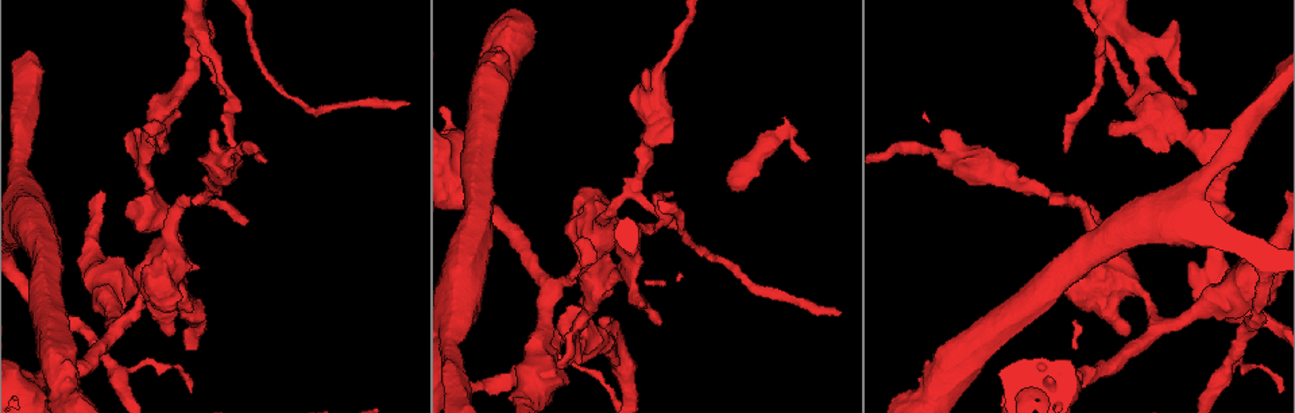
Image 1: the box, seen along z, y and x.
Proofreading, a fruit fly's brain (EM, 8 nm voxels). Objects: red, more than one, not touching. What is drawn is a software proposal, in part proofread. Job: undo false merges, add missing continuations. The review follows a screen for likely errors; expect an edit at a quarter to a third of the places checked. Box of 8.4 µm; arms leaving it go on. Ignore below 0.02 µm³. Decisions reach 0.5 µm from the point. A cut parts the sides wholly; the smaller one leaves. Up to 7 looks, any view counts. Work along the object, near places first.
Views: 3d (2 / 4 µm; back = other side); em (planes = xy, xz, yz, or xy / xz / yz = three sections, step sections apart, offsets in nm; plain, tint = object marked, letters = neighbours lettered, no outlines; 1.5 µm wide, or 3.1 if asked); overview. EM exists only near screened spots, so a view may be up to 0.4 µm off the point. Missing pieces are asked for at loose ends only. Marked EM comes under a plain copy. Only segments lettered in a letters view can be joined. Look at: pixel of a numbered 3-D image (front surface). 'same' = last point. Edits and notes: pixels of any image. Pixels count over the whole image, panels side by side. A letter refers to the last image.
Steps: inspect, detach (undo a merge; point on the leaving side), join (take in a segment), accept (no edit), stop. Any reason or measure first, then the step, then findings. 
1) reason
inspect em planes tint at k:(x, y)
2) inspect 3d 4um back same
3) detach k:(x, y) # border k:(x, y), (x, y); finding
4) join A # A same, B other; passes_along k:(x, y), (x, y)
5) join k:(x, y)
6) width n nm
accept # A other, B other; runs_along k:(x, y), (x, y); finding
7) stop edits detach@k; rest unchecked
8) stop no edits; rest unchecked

end of a long branch
inspect em planes letters at 1:(840, 313)

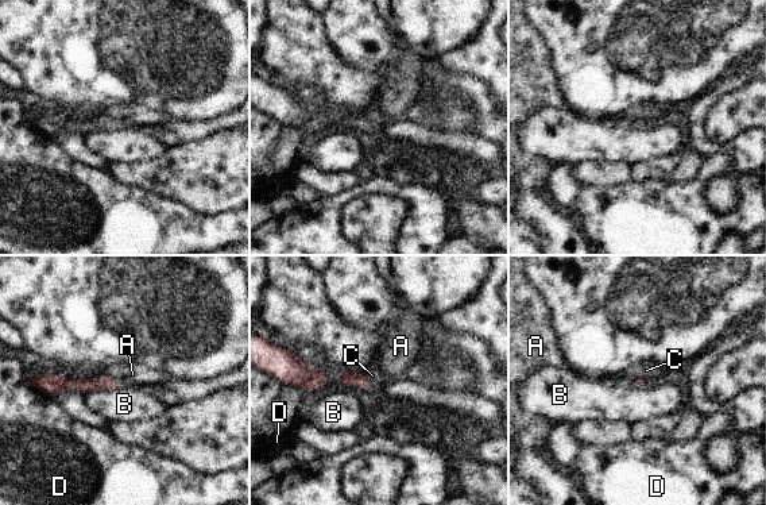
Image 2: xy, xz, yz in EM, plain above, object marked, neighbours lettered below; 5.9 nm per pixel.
accept # A other, B other, C other, D other; runs_along 2:(39, 378), (45, 382), (116, 384); none of them fits

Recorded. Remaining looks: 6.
branch stops here
inspect 3d 4um back at 1:(211, 20)

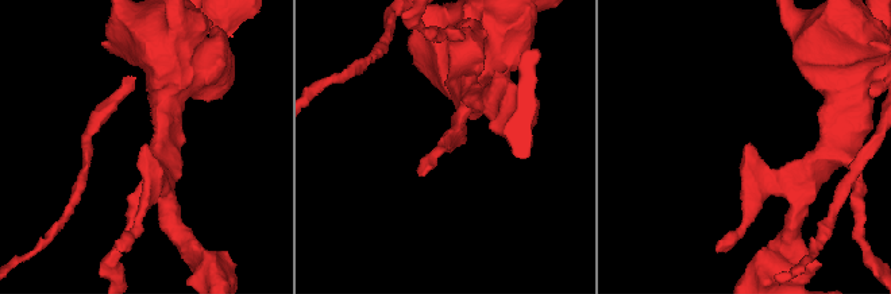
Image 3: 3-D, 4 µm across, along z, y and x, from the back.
inspect em xy step 8 letters at 3:(752, 145)

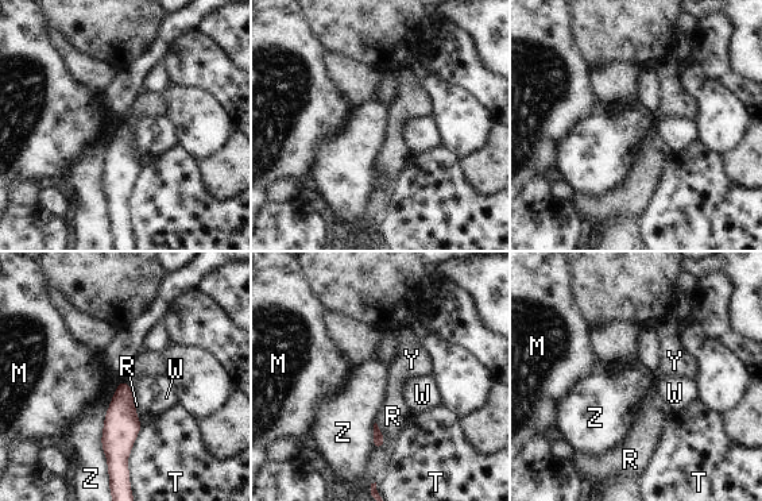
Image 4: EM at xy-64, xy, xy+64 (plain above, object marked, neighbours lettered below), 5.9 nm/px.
inspect em planes letters same

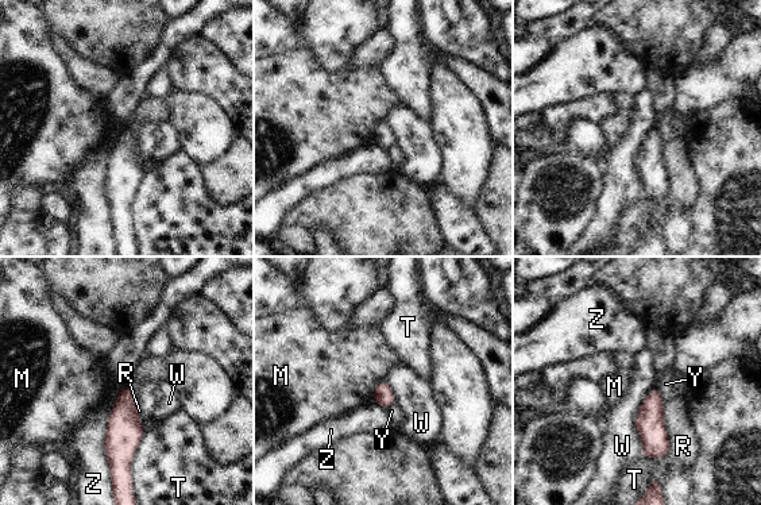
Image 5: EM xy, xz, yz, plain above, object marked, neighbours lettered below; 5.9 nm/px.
longest_contact Z 550 nm
accept # M other, R other, T other, W other, Y other, Z other; no lettered segment goes on from it

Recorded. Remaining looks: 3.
stops while still wide
inspect 3d 2um at 1:(179, 298)

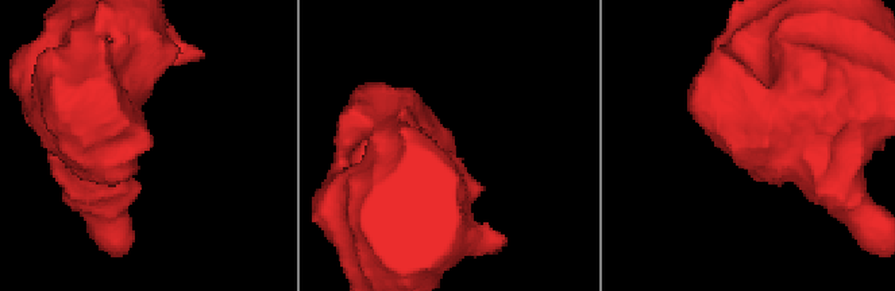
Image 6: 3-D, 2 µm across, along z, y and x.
inspect em yz step 4 letters at 6:(453, 149)

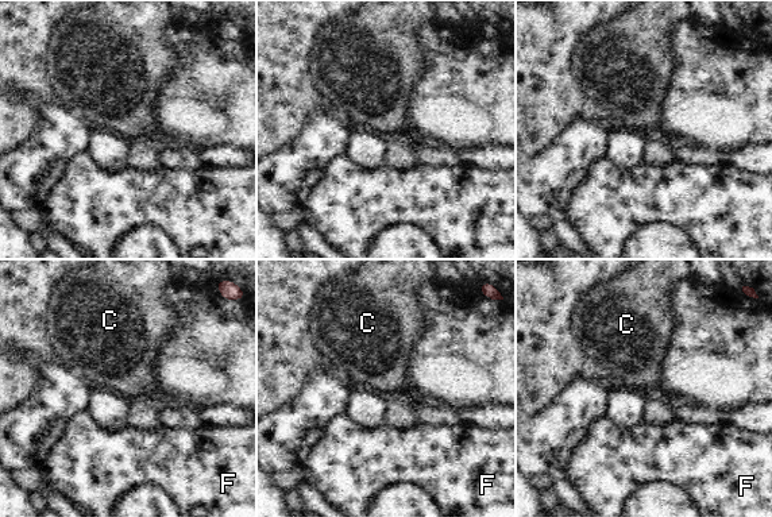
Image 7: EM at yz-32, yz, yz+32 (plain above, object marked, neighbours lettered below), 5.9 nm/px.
inspect em planes letters same

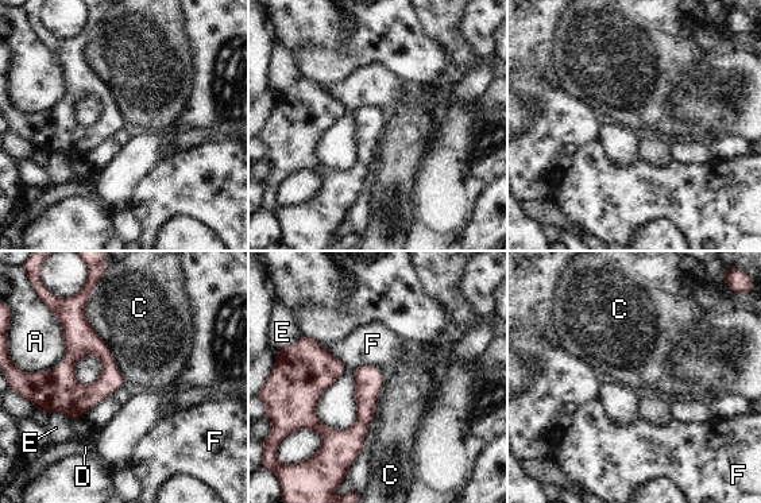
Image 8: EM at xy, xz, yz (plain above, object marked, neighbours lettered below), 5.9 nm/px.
accept # A other, C other, D other, E other, F other; no lettered segment goes on from it

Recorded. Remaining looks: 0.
stop no edits; rest unchecked

